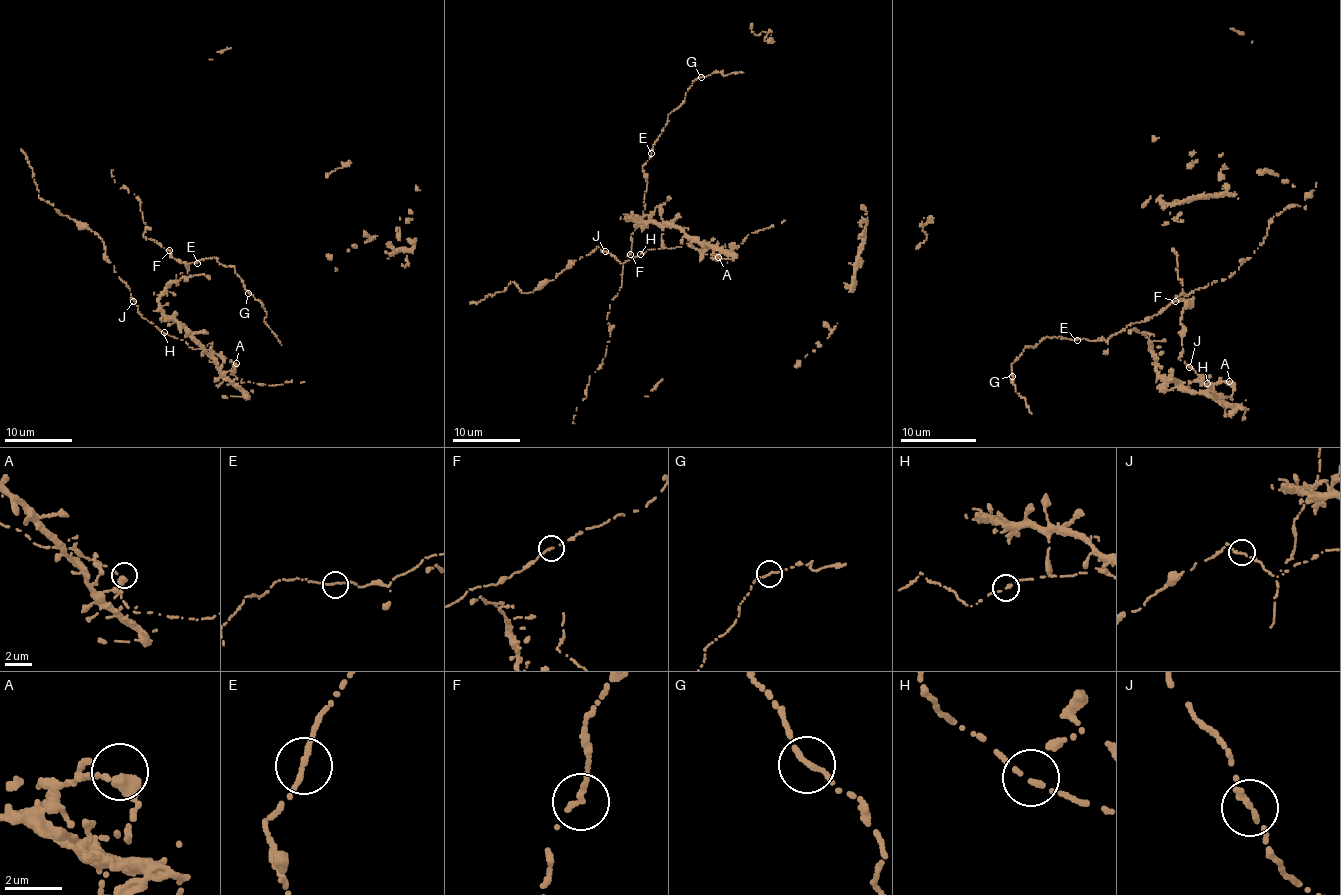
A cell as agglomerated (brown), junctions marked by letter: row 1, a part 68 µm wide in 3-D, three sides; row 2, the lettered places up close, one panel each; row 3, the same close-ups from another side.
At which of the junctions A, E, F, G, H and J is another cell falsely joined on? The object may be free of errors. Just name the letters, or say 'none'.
none

